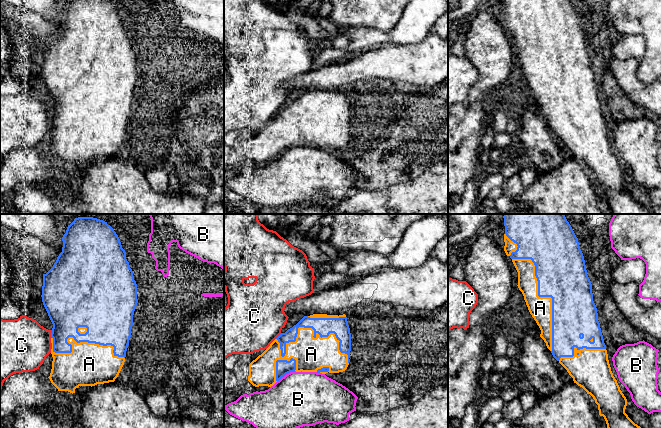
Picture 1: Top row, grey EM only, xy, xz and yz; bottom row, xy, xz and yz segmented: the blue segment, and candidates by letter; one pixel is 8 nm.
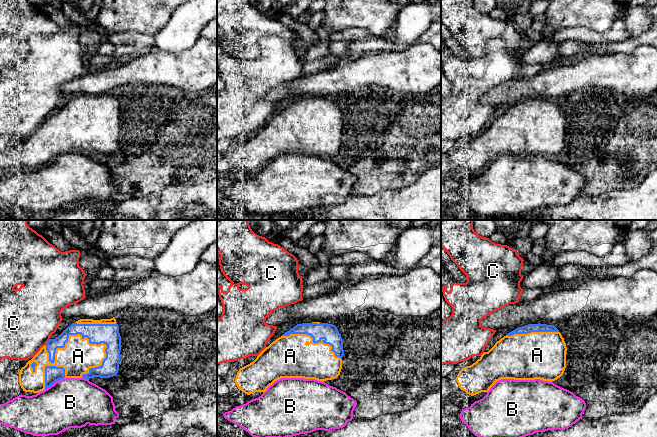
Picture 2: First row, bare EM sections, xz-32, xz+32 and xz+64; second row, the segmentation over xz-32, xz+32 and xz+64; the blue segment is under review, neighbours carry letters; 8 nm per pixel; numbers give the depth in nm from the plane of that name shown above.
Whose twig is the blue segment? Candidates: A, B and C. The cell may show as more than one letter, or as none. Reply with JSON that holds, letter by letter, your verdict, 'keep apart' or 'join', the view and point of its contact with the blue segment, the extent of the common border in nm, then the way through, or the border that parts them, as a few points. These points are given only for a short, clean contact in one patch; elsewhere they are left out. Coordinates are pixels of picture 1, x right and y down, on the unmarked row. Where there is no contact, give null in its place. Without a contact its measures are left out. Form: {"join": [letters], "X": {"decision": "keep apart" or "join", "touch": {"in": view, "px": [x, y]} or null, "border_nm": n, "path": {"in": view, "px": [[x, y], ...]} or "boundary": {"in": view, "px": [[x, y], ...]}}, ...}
{"join": ["A"], "A": {"decision": "join", "touch": {"in": "xz", "px": [307, 103]}, "border_nm": 600}, "B": {"decision": "keep apart", "touch": {"in": "xz", "px": [286, 149]}, "border_nm": 170}, "C": {"decision": "keep apart", "touch": {"in": "xy", "px": [51, 110]}, "border_nm": 60}}

